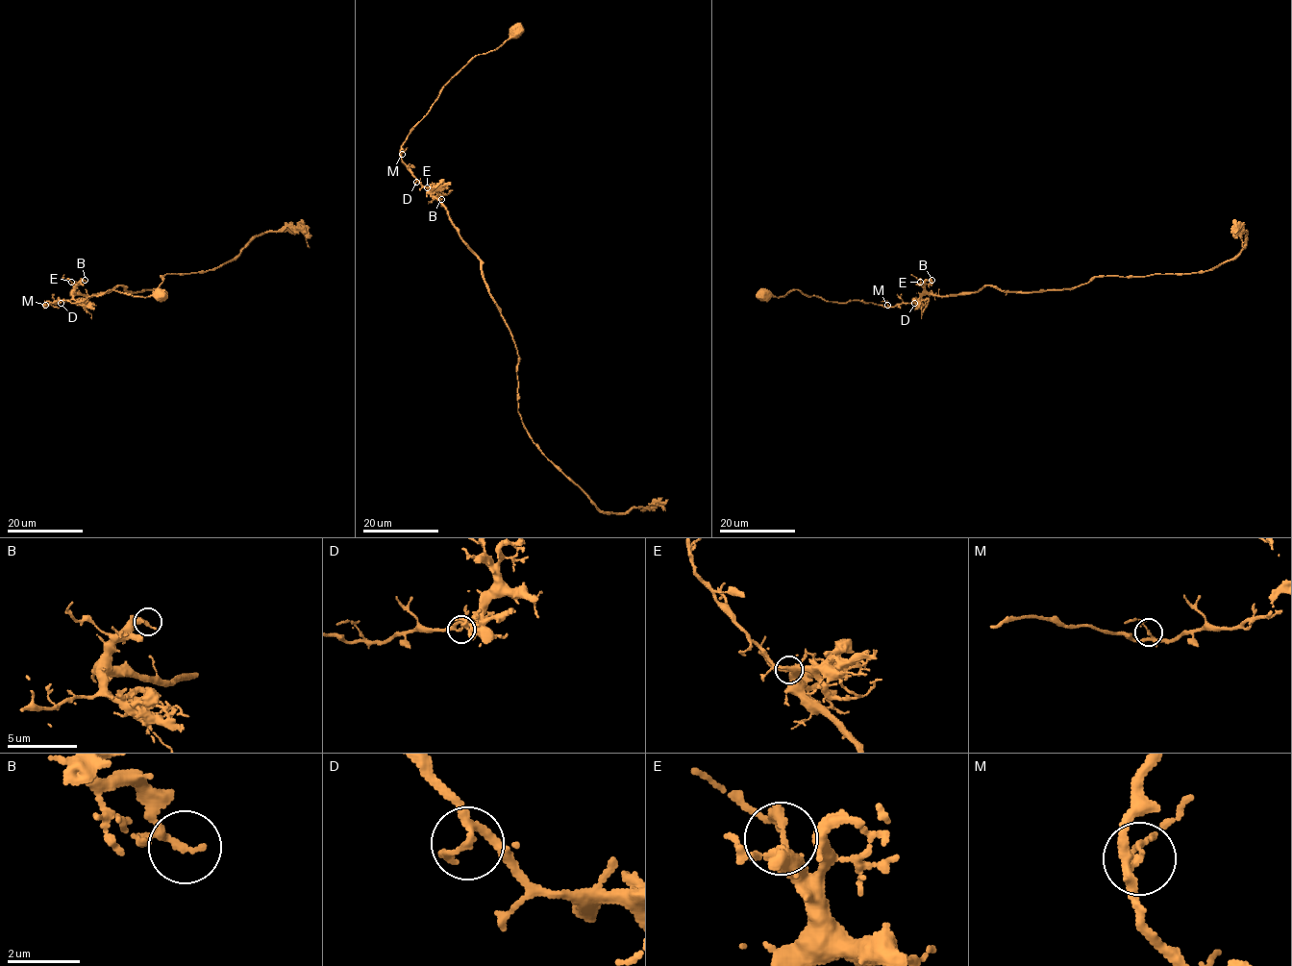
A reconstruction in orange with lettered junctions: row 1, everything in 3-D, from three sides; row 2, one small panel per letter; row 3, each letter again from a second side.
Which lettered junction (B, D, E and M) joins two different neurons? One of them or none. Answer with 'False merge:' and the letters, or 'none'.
False merge: none

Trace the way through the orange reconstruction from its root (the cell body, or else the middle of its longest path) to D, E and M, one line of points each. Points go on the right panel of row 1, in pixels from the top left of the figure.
D: (764, 295), (782, 297), (799, 289), (828, 302), (862, 301), (883, 307), (915, 304)
E: (764, 295), (782, 297), (799, 289), (828, 302), (862, 301), (896, 307), (919, 300), (923, 290), (920, 282)
M: (764, 295), (782, 297), (799, 289), (828, 302), (862, 301), (883, 307), (887, 305)

